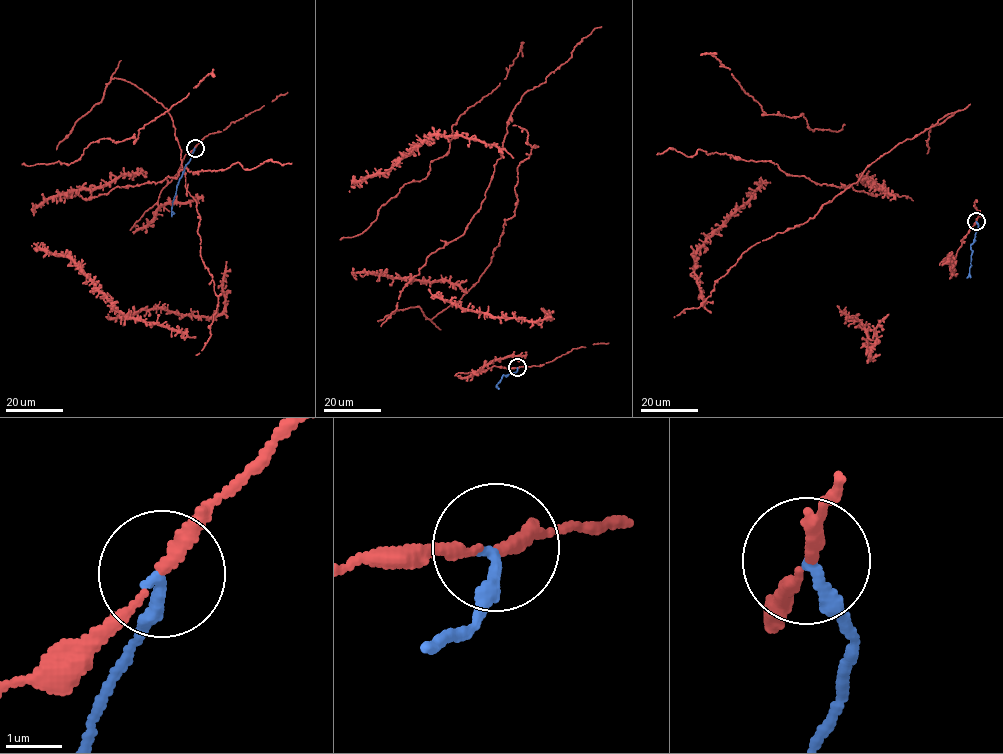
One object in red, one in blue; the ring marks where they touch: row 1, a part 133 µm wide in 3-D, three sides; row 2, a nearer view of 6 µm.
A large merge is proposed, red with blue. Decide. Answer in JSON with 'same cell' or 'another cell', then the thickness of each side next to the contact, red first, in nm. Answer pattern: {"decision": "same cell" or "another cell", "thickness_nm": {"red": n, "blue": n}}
{"decision": "another cell", "thickness_nm": {"red": 180, "blue": 180}}

